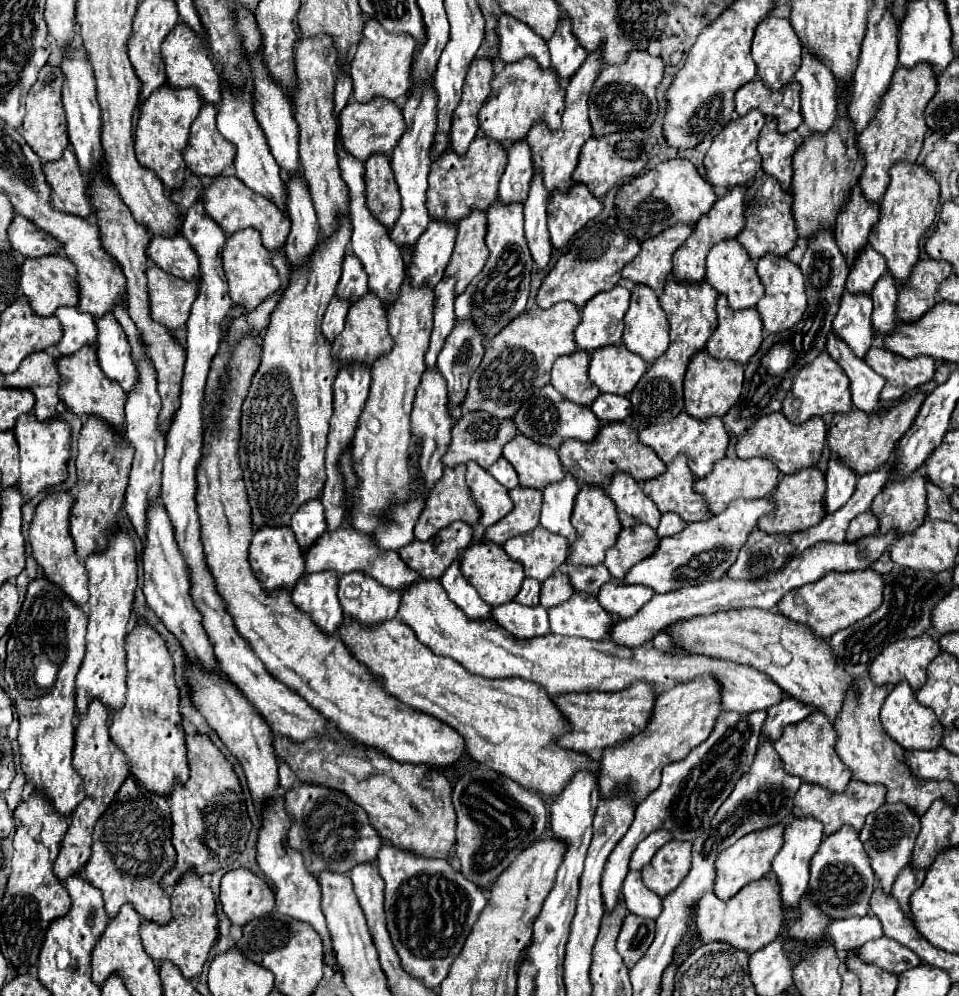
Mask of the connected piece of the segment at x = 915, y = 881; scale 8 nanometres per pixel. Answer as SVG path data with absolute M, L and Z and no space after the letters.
M907 864L907 870L903 870L903 874L899 874L899 878L895 880L895 886L893 886L891 894L897 898L901 910L907 916L909 916L909 898L923 884L925 874L927 874L925 870L915 870L911 864Z

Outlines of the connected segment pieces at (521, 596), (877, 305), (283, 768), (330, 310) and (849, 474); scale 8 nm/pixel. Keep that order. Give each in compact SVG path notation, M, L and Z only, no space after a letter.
M525 578L521 592L515 596L515 602L523 604L523 606L537 606L539 594L541 594L541 584L535 582L535 578Z
M885 274L875 282L875 290L871 290L873 298L873 326L881 334L889 334L895 328L895 302L897 302L897 282L891 274Z
M279 764L279 784L281 784L285 790L289 790L295 782L297 782L295 772L293 772L287 764Z
M333 296L333 300L329 302L325 318L323 318L323 334L325 334L325 338L329 342L333 342L335 336L343 330L349 306L351 306L351 302L347 302L347 300L339 298L339 296Z
M831 456L829 470L827 470L827 494L825 494L825 508L827 512L839 510L853 494L857 484L857 474L839 458Z

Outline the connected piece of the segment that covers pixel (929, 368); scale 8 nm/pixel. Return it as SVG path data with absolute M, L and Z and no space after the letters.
M875 346L865 354L865 362L885 378L885 386L879 394L881 400L897 400L915 386L929 382L935 374L935 362L927 356L907 360Z

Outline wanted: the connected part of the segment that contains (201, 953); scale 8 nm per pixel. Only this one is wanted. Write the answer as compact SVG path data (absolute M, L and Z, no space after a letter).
M195 872L185 874L177 886L173 888L171 894L171 910L173 910L173 920L167 926L143 922L141 924L141 938L145 952L159 964L161 960L173 962L181 974L187 980L193 980L201 974L209 950L217 942L217 904L213 898L213 892L209 886L201 882L201 878Z

